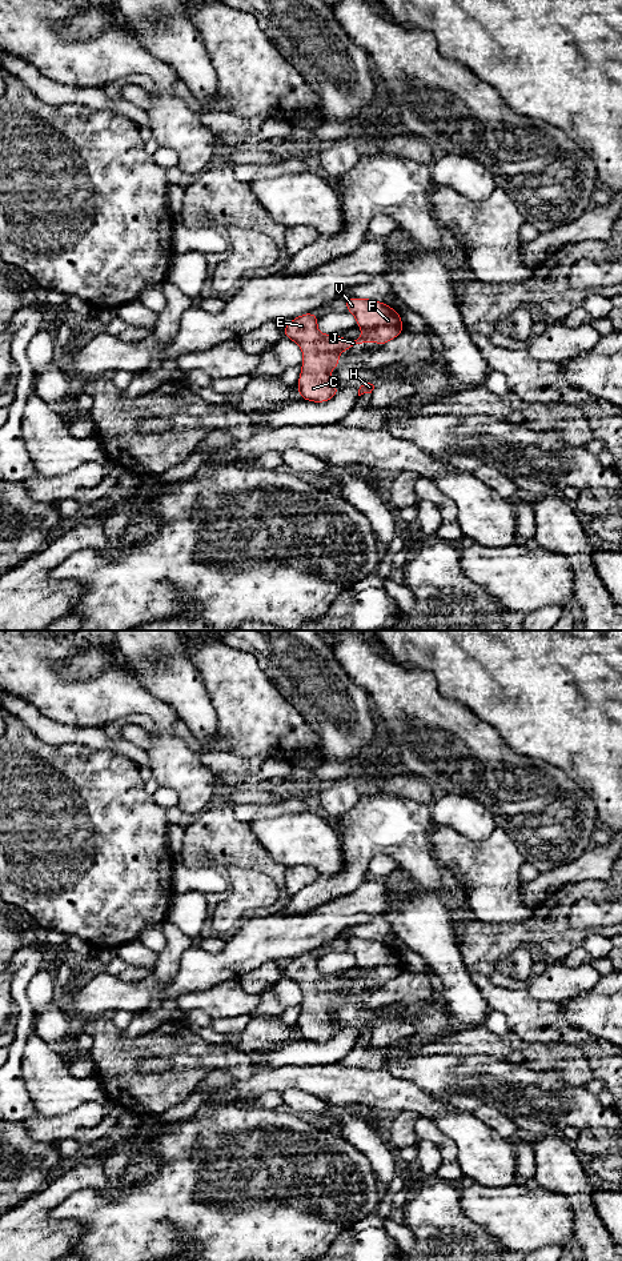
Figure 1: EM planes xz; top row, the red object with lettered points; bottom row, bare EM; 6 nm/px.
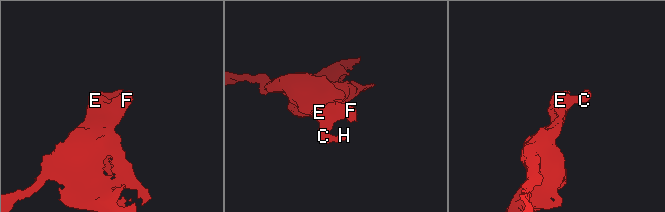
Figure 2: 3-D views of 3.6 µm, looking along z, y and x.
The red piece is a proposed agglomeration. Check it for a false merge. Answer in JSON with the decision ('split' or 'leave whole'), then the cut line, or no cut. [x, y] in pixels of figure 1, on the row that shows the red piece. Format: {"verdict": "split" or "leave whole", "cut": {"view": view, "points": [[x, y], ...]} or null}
{"verdict": "leave whole", "cut": null}

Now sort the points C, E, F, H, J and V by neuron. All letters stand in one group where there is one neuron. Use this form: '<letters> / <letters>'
C E F H J V

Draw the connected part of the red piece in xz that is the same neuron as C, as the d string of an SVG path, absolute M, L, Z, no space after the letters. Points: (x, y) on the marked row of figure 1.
M348 297L345 311L354 315L357 327L364 331L356 340L320 333L317 329L320 317L312 312L290 320L282 329L282 335L304 352L302 369L296 384L302 400L328 403L340 392L341 387L334 387L330 377L330 371L341 365L338 352L348 352L350 347L356 348L370 340L376 340L381 348L405 331L401 315L382 301Z

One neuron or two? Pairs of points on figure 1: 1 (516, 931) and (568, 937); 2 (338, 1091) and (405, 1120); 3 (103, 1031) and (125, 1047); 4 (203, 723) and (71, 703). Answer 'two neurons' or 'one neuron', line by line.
1: one neuron
2: two neurons
3: one neuron
4: two neurons

